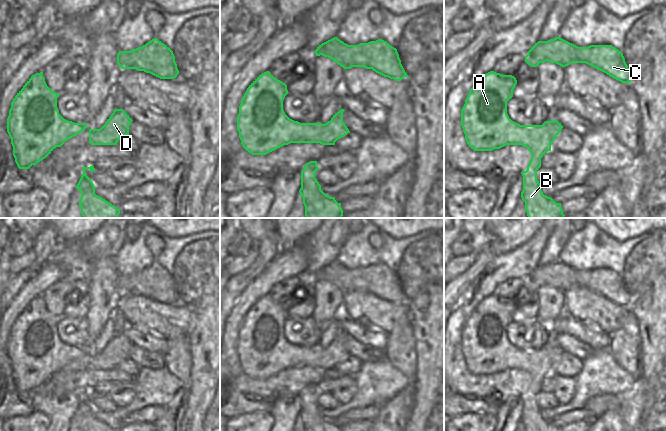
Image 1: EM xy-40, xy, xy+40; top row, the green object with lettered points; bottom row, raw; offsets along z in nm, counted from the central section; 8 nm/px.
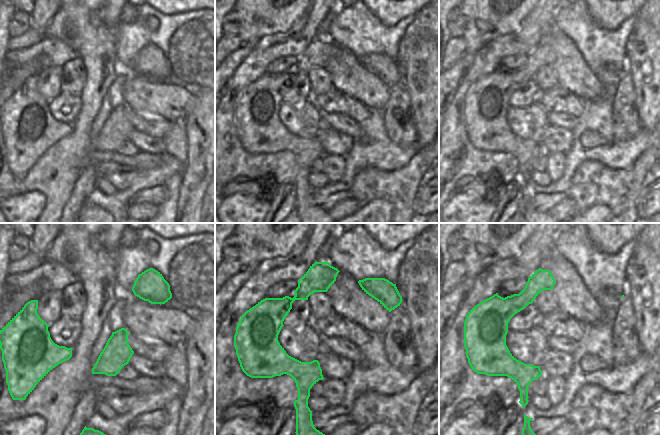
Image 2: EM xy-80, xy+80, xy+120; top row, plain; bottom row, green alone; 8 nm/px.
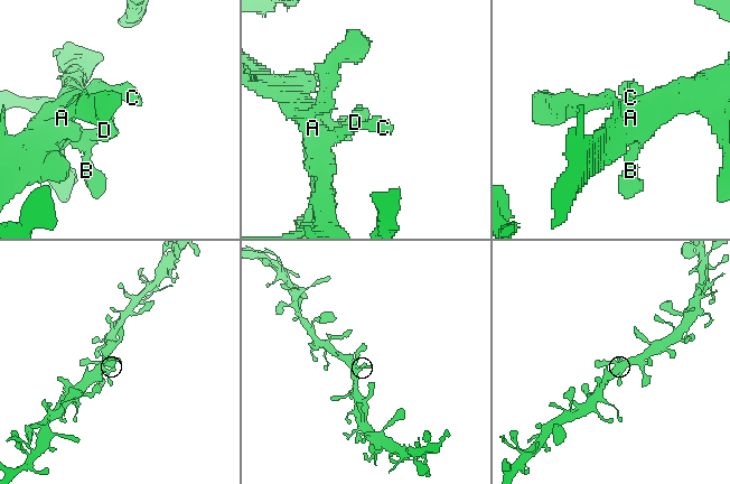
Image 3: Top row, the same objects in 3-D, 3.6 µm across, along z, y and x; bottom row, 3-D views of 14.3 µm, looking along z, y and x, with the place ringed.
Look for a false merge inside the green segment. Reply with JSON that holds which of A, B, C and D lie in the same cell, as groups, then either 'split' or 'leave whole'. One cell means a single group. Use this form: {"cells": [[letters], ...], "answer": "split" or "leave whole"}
{"cells": [["A", "B", "C", "D"]], "answer": "leave whole"}

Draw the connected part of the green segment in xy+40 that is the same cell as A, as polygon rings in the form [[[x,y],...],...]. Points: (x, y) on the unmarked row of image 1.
[[[490,295],[483,299],[471,312],[461,334],[461,350],[465,364],[474,375],[492,375],[506,369],[522,369],[531,376],[531,384],[526,395],[522,395],[523,414],[521,422],[525,431],[561,431],[551,421],[543,418],[537,404],[537,394],[541,391],[541,382],[551,375],[551,368],[561,356],[563,350],[556,343],[545,345],[542,349],[520,349],[512,345],[507,338],[507,326],[513,321],[517,304],[512,299],[502,299]]]

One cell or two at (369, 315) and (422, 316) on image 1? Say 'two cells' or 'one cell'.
two cells

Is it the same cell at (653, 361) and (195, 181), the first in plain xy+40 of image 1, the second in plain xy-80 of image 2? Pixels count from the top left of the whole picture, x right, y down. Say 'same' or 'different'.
same

